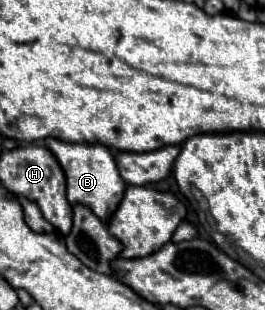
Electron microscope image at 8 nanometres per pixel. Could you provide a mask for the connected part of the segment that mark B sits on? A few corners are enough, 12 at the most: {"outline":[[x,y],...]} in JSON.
{"outline":[[47,139],[67,201],[109,225],[125,193],[105,145]]}

